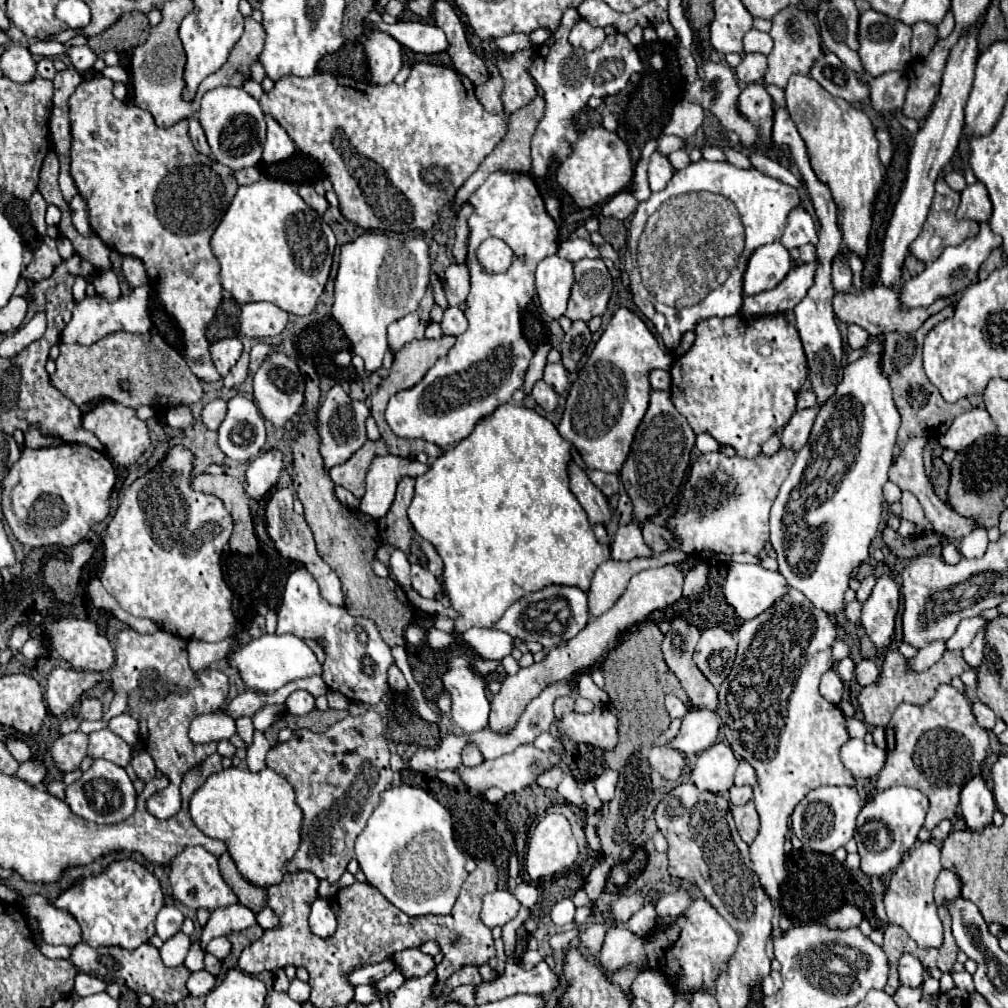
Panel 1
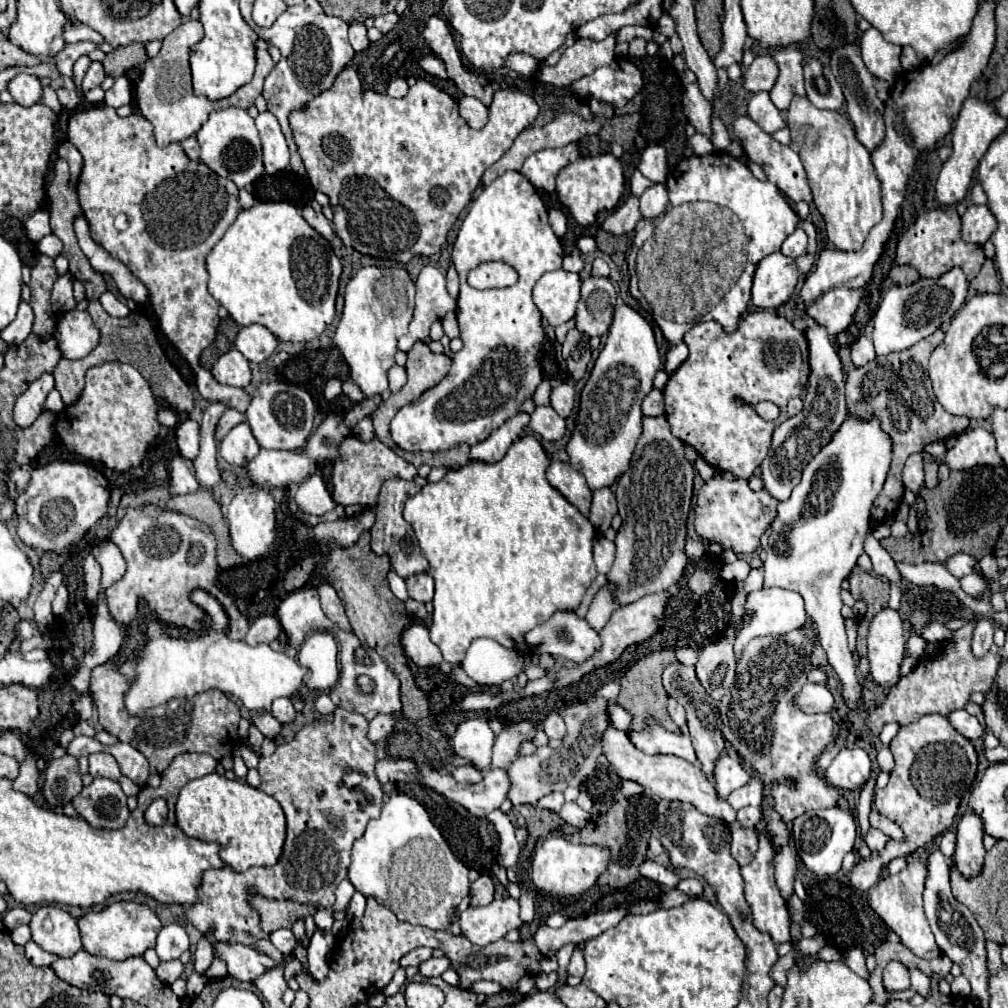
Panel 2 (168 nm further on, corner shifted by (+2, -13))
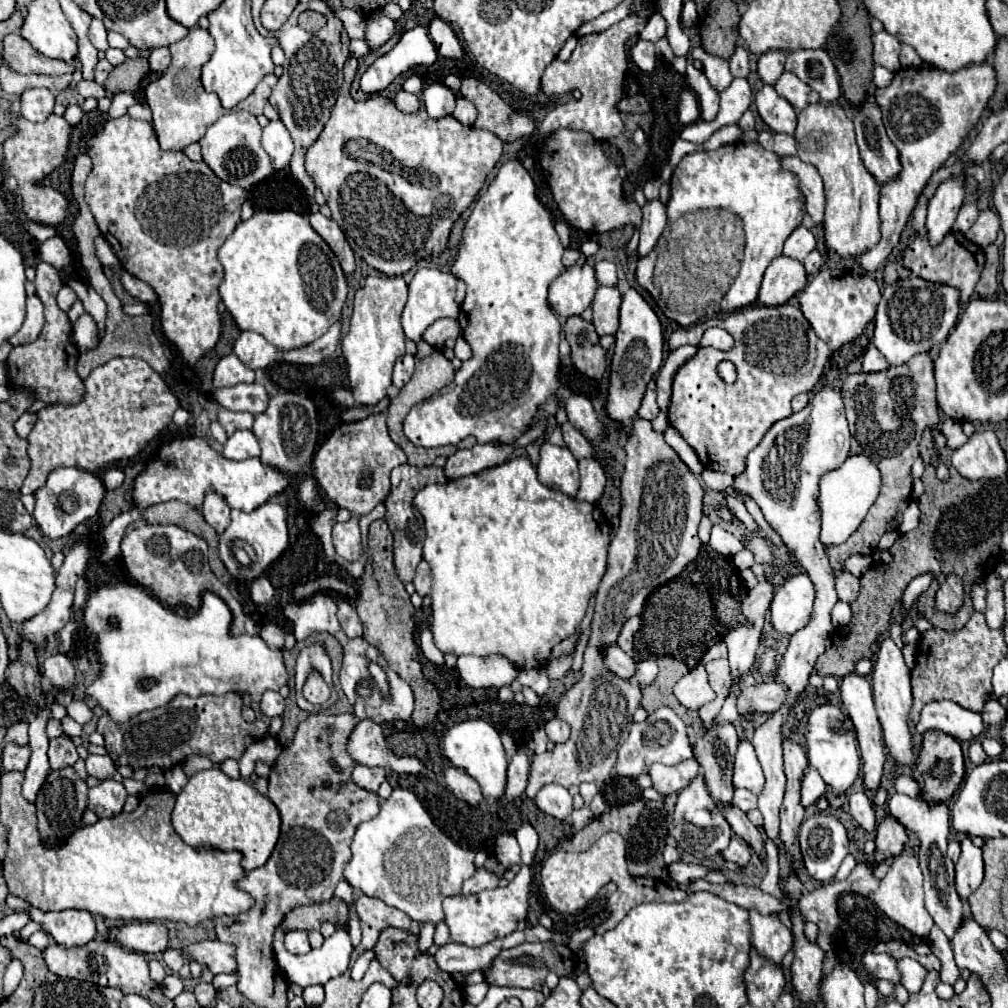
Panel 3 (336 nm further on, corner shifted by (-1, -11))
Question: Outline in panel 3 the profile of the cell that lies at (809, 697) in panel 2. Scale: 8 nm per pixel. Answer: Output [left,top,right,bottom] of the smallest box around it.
[736,681,786,717]

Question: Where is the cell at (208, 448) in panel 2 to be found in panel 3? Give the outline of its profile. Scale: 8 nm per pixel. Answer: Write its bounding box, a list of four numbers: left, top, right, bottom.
[202,493,230,535]

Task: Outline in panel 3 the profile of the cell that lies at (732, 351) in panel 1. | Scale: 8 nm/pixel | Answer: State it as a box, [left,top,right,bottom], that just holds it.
[668,303,830,475]

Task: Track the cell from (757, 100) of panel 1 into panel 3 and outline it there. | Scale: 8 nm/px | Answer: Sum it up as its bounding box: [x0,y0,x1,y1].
[756,85,796,135]

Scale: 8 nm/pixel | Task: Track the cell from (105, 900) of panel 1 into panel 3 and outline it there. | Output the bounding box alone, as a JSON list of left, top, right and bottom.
[110,921,168,953]

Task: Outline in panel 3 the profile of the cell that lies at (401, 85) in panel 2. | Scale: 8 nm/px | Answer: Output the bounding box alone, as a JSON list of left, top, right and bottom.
[394,91,420,113]

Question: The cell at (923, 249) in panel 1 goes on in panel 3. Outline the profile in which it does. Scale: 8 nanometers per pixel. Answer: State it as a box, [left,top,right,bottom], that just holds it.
[904,233,984,305]

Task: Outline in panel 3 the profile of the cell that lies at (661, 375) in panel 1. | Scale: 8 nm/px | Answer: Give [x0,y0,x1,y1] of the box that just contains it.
[636,391,660,421]

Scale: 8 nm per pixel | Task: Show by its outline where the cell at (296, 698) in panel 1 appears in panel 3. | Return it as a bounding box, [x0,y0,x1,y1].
[260,691,284,717]

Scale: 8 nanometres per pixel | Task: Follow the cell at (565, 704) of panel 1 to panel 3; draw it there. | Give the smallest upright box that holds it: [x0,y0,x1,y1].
[544,717,570,745]

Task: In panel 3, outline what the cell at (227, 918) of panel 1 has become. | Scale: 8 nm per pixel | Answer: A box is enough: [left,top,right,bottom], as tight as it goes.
[274,929,352,987]

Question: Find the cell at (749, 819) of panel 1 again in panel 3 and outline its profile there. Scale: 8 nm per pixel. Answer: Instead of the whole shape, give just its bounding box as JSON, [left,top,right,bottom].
[722,837,752,865]

